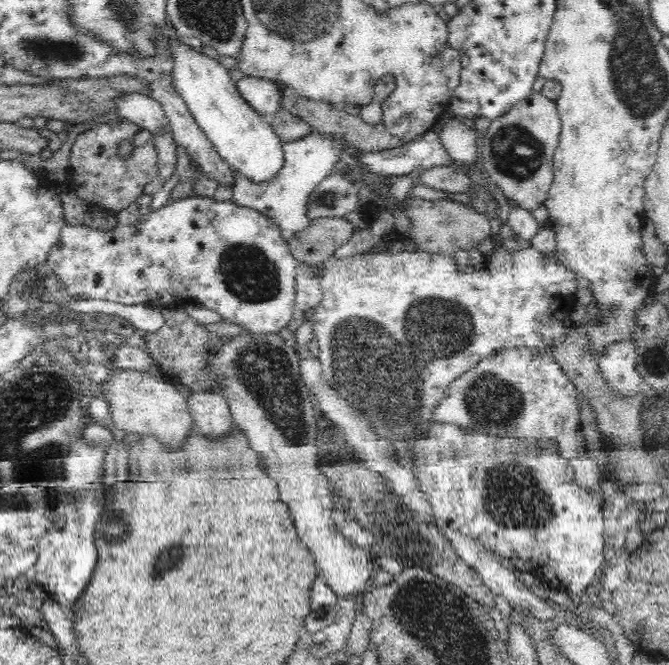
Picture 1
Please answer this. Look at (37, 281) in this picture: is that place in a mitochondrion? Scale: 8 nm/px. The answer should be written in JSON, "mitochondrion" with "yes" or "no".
{"mitochondrion":"no"}

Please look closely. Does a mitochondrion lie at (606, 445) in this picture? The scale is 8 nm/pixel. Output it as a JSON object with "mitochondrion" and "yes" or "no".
{"mitochondrion":"no"}

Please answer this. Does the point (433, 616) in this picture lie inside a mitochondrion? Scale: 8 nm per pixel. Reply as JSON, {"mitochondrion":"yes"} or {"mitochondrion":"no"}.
{"mitochondrion":"yes"}

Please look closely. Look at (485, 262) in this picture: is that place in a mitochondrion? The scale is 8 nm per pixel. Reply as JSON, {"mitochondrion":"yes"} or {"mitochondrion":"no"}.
{"mitochondrion":"no"}

